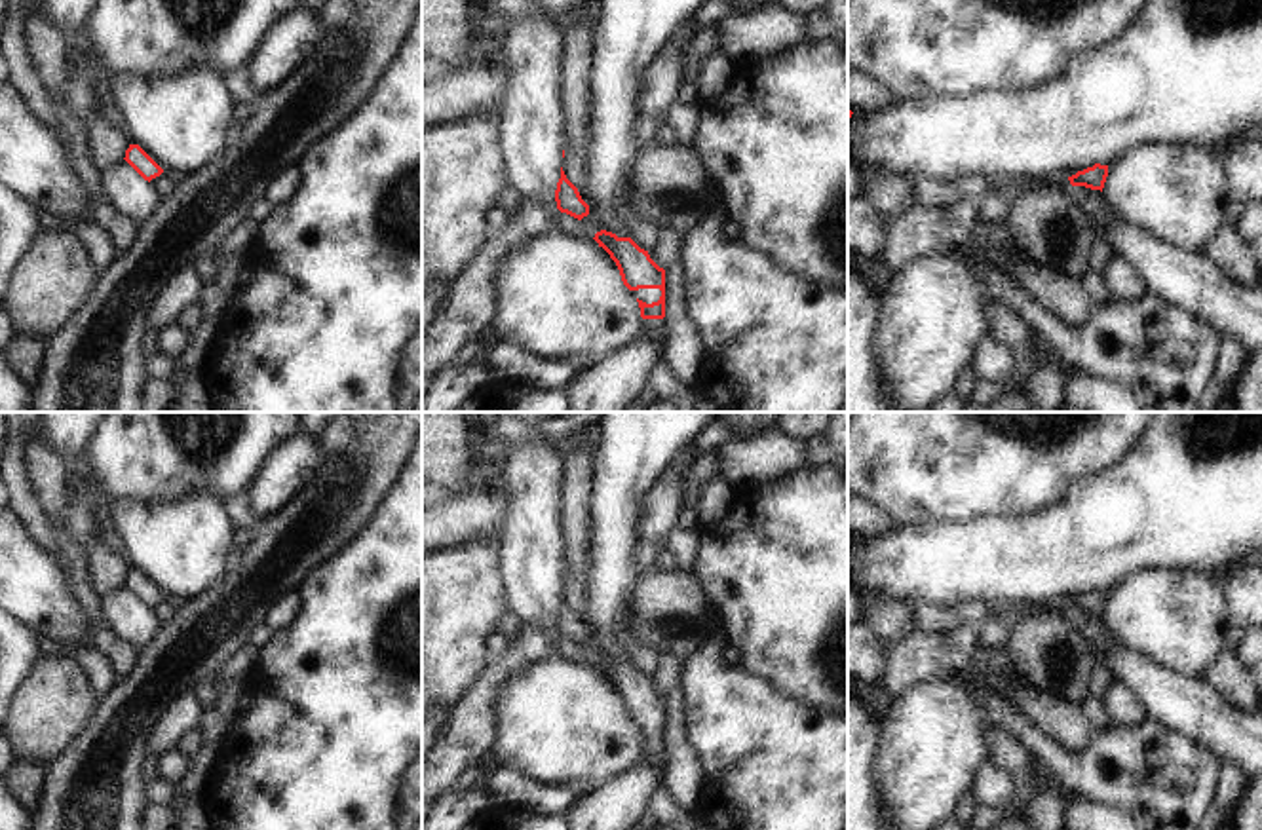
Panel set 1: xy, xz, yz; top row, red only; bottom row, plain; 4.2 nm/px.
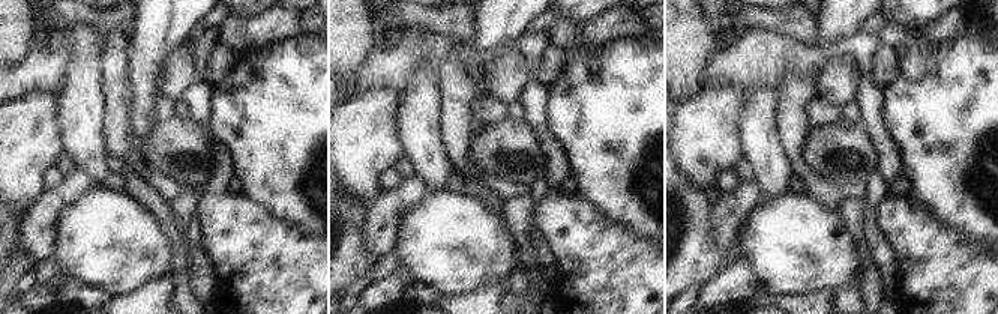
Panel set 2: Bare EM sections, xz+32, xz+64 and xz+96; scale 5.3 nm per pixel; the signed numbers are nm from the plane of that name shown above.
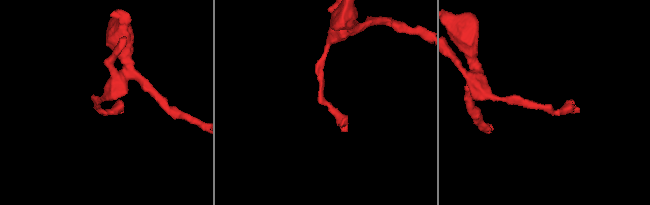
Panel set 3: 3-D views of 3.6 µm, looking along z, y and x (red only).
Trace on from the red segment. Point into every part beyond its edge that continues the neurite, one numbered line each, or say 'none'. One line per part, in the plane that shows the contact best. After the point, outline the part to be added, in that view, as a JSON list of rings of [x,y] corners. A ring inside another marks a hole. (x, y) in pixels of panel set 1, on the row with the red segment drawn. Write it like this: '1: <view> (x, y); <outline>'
none

